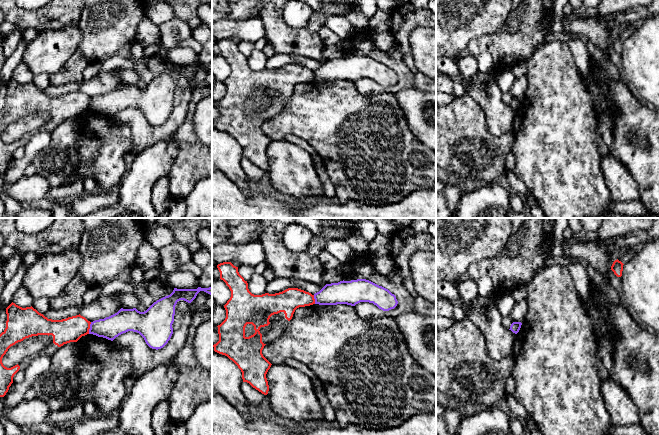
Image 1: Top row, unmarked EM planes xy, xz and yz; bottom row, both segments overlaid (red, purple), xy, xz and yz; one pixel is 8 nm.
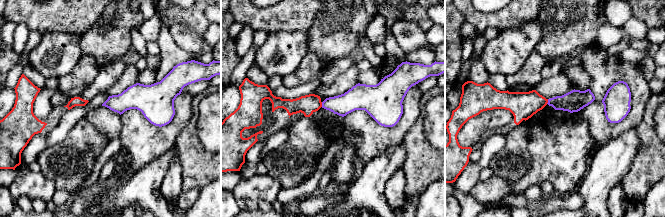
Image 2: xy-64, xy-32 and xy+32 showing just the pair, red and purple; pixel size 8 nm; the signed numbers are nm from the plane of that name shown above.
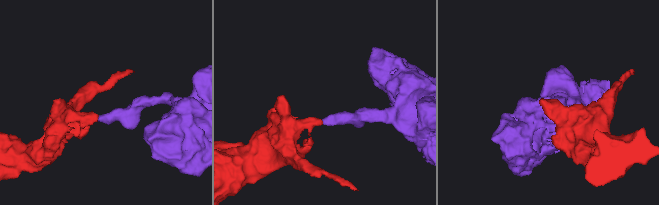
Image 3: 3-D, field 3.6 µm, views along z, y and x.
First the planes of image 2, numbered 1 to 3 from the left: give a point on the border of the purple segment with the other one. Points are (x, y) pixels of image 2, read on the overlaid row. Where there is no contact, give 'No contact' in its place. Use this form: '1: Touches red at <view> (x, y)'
1: No contact
2: Touches red at xy-32 (321, 104)
3: Touches red at xy+32 (547, 101)

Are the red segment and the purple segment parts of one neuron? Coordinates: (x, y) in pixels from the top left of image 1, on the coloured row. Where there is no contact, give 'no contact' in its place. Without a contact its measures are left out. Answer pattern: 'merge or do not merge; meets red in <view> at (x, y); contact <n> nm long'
do not merge; meets red in xy at (89, 328); contact 100 nm long

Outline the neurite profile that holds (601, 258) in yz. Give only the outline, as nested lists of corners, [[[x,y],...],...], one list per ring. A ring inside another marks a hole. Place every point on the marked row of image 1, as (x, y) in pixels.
[[[595,241],[587,244],[581,243],[562,243],[563,254],[573,258],[582,259],[587,264],[593,266],[597,271],[606,275],[606,280],[603,285],[603,297],[614,304],[623,303],[622,298],[619,297],[618,292],[611,285],[609,280],[609,271],[618,255],[614,253],[609,247],[601,247]]]

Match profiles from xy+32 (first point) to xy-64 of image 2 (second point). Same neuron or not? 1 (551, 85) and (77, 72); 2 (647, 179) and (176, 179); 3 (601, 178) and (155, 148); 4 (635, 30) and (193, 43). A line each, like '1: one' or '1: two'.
1: two
2: two
3: two
4: one

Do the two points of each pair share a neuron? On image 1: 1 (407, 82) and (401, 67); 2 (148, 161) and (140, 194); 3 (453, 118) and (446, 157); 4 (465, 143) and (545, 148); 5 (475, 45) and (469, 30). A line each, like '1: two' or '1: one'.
1: one
2: one
3: one
4: two
5: two

